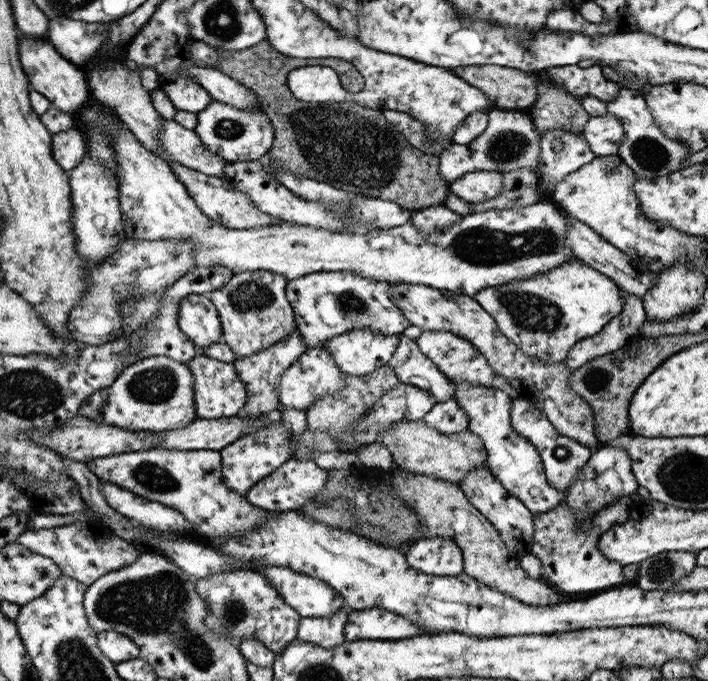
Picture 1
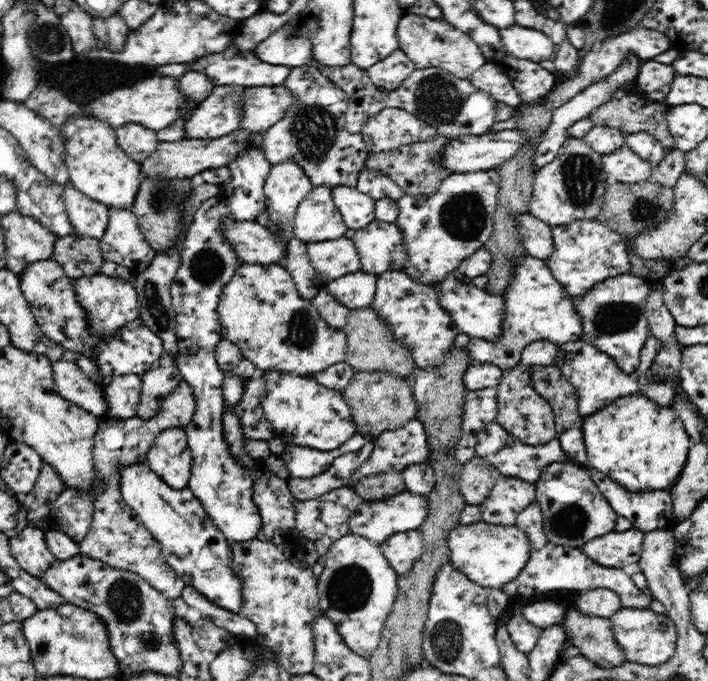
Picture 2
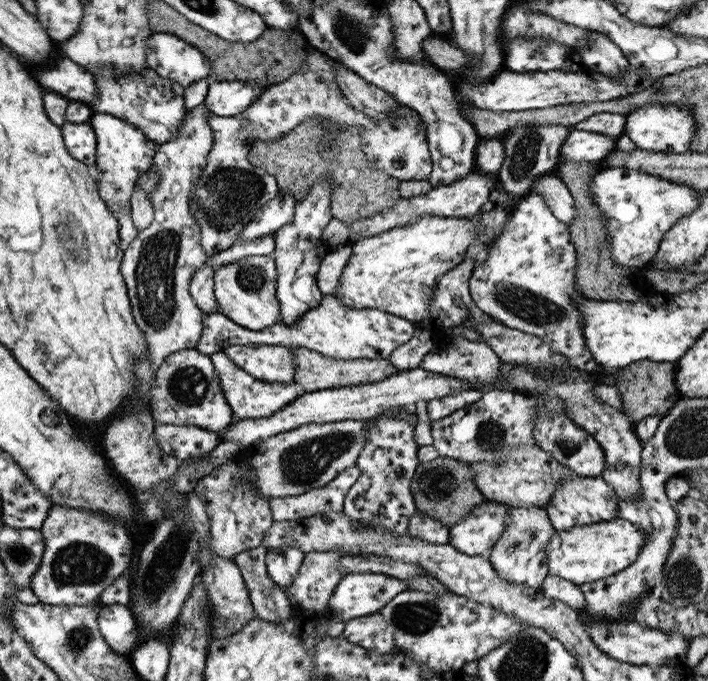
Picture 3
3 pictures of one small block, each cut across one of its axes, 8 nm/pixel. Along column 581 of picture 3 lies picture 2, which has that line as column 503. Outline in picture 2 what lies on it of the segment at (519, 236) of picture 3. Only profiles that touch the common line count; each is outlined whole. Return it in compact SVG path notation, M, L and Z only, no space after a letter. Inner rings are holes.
M524 256L516 268L514 281L503 295L506 305L504 312L504 334L496 342L471 338L468 353L473 363L490 363L506 371L519 365L522 349L537 340L550 340L556 345L576 342L582 339L584 329L582 317L575 307L575 298L557 282L550 268L542 260Z

